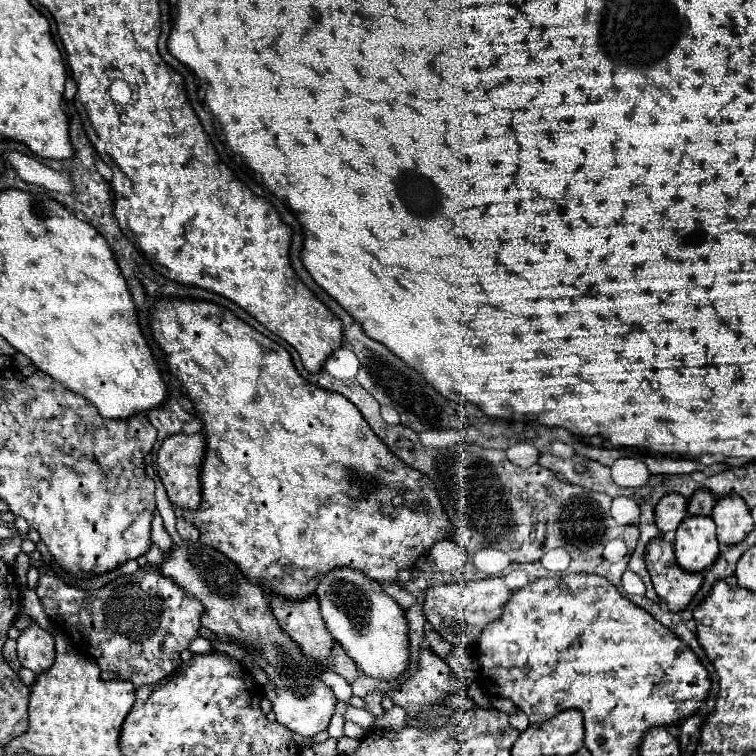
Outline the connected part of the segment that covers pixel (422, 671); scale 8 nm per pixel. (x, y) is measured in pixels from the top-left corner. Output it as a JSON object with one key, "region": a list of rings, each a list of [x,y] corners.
{"region":[[[421,649],[419,665],[413,677],[395,689],[389,689],[385,695],[395,705],[403,707],[411,717],[417,717],[423,707],[441,703],[441,699],[451,691],[465,695],[465,683],[457,679],[447,663],[431,649]]]}

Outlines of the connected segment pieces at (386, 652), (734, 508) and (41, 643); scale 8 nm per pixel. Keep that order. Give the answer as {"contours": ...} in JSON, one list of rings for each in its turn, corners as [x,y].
{"contours":[[[[335,567],[323,575],[315,591],[321,617],[331,637],[347,651],[355,665],[377,679],[395,679],[409,661],[409,639],[403,609],[381,591],[381,585],[351,567]]],[[[737,495],[719,497],[713,507],[711,517],[717,523],[717,537],[725,545],[733,545],[745,539],[745,535],[755,525],[749,515],[749,507]]],[[[31,621],[29,627],[23,629],[17,637],[17,657],[21,665],[31,669],[33,673],[47,671],[55,661],[53,637],[43,631],[35,621]]]]}

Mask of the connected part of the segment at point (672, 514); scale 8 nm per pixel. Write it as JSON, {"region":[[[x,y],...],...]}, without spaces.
{"region":[[[669,493],[655,507],[655,523],[663,533],[675,531],[685,517],[687,517],[687,499],[683,495]]]}

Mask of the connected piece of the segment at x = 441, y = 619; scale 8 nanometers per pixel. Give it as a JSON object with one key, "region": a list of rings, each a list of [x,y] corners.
{"region":[[[501,577],[475,579],[467,583],[439,583],[425,589],[423,597],[423,615],[433,629],[449,641],[453,647],[471,647],[477,643],[481,629],[501,615],[501,607],[507,603],[511,589],[503,583]]]}

